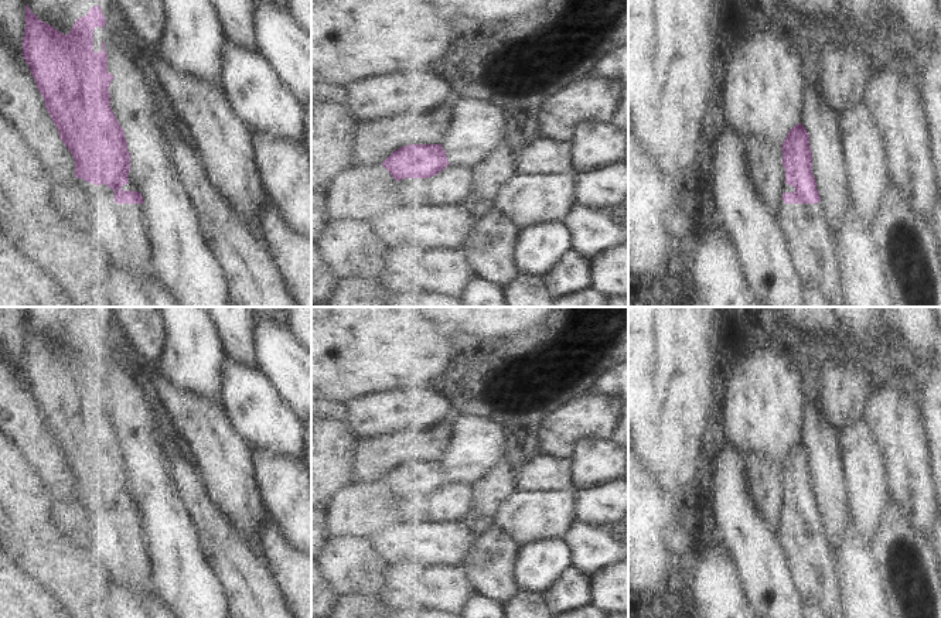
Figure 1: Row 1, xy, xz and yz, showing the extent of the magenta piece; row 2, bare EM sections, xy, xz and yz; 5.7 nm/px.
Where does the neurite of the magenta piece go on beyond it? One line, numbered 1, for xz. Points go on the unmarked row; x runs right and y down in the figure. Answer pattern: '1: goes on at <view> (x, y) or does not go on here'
1: does not go on here

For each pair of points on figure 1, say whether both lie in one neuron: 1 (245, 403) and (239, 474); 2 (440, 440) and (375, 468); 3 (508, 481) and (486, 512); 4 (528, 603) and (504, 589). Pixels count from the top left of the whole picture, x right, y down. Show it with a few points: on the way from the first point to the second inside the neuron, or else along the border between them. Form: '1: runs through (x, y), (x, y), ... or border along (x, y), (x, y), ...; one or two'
1: border along (224, 405), (237, 429), (255, 450); two
2: runs through (425, 446), (396, 447), (391, 453); one
3: runs through (501, 488), (487, 505); one
4: border along (520, 590), (507, 603); two

